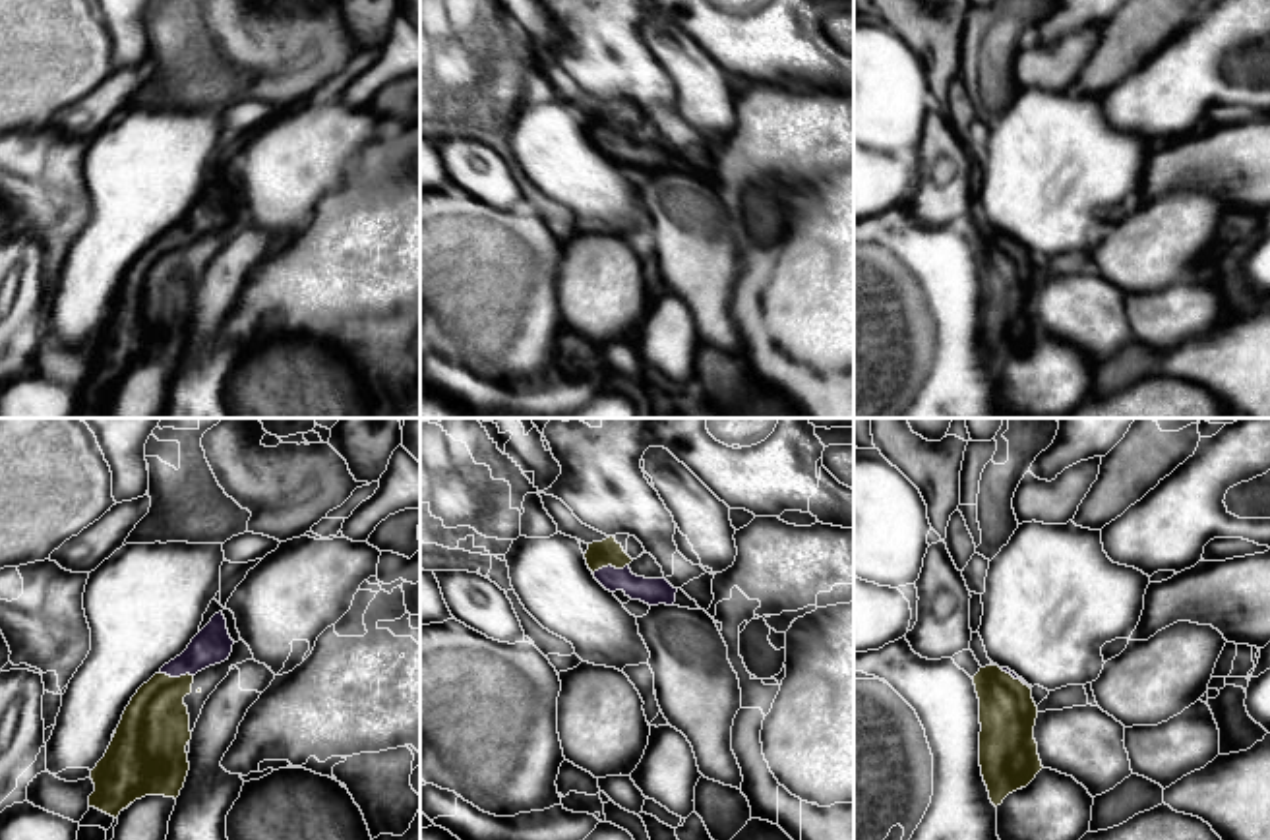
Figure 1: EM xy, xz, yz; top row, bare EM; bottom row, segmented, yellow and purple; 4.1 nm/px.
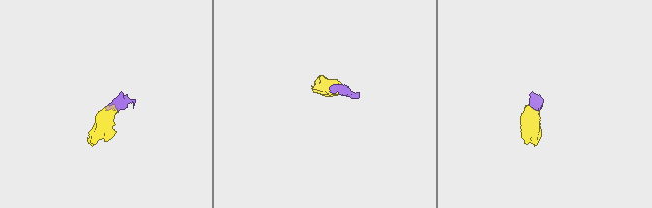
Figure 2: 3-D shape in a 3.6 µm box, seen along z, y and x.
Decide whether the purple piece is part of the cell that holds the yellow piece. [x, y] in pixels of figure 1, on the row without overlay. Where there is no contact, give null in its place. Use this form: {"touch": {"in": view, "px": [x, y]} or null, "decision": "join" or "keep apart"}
{"touch": {"in": "xz", "px": [610, 130]}, "decision": "join"}

